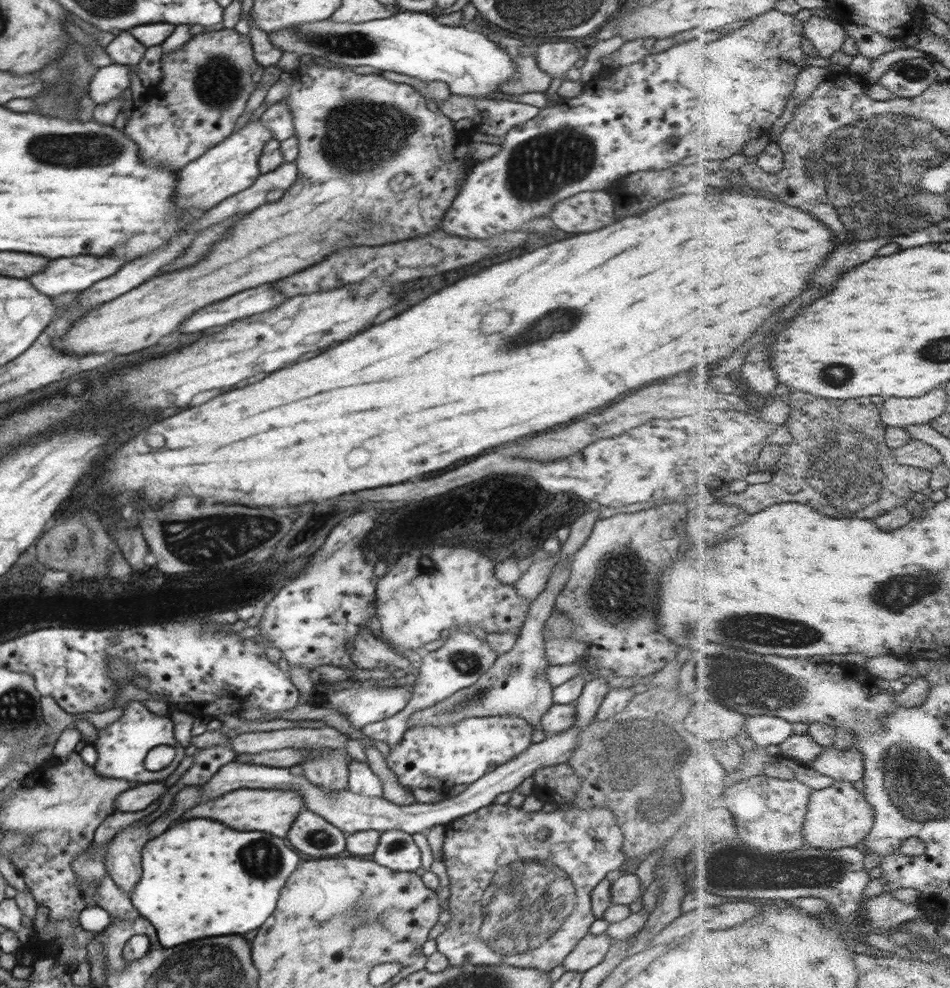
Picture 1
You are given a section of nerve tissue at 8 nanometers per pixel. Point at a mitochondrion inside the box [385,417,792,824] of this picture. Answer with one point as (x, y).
(617, 593)

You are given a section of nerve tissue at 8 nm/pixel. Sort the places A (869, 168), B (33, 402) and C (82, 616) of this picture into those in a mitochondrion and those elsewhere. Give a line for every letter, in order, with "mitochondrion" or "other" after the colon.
A: mitochondrion
B: other
C: other

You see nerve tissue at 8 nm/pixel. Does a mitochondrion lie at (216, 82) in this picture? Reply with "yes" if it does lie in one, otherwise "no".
yes

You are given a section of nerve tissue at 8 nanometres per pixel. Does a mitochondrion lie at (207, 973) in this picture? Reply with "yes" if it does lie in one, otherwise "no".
yes

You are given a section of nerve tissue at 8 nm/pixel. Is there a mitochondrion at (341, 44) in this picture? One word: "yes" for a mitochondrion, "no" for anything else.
yes

